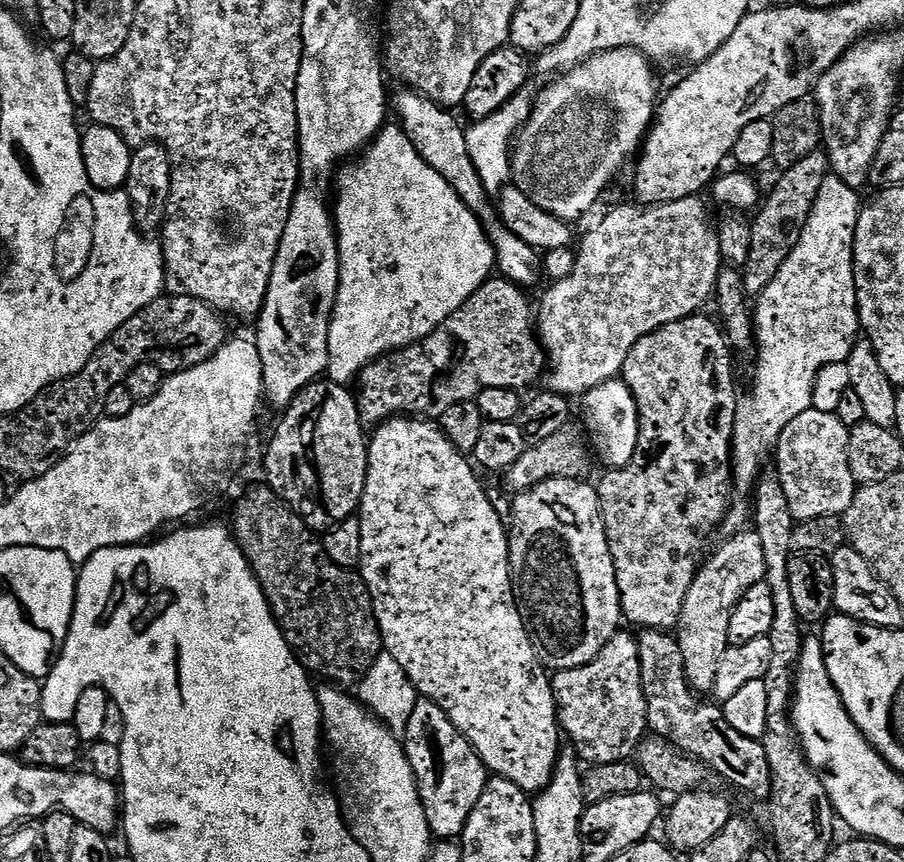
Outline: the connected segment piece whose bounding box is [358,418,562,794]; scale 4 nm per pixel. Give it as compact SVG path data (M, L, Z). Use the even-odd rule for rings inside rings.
M424 418L421 420L398 419L389 419L371 433L368 441L366 490L362 494L358 513L362 530L362 554L358 571L372 599L372 609L380 627L383 651L389 652L398 662L398 666L406 670L417 693L423 699L434 701L447 714L450 722L458 726L458 730L474 746L474 750L482 758L482 762L488 767L492 776L504 776L518 785L523 792L539 794L551 782L552 775L556 772L556 759L562 751L562 745L560 745L562 732L556 719L556 700L552 697L549 673L536 656L524 619L520 617L516 596L512 593L512 571L508 565L508 534L505 521L504 524L500 521L495 506L488 501L488 496L484 493L479 478L476 477L477 469L470 463L469 457L459 452L435 423Z

